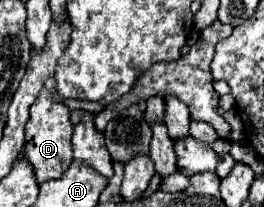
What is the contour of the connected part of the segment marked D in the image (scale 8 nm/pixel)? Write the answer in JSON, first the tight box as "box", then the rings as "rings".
{"box":[24,77,72,183],"rings":[[[48,77],[44,83],[40,95],[36,97],[32,109],[30,109],[30,121],[26,125],[26,143],[24,143],[24,153],[26,159],[32,163],[36,171],[36,181],[44,183],[48,179],[56,179],[68,169],[72,163],[72,123],[68,119],[70,109],[52,97],[52,91],[56,91],[56,81],[54,77]]]}

